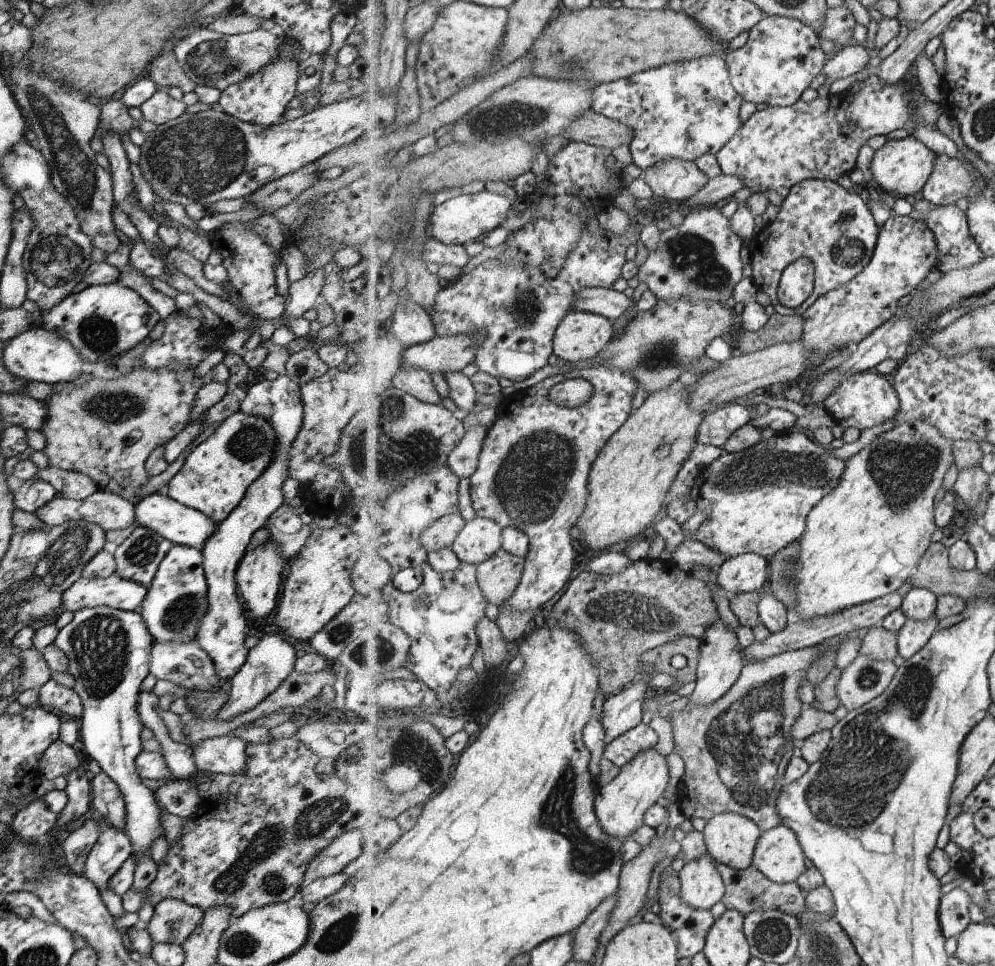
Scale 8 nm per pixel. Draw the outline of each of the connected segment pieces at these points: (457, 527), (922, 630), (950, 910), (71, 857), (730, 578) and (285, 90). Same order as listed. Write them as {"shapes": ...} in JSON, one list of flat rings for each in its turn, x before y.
{"shapes":[[[458,512,448,513,423,531,421,544,429,553,452,548,453,543,458,539,459,534,465,527,466,521,461,514]],[[938,615,927,620,907,619,905,626,898,632,900,655,909,660,931,640,939,626]],[[959,887,944,894,941,899,939,918,946,938,960,936,971,922,971,896]],[[87,819,76,830,71,830,68,836,60,841,63,858,67,866,66,870,71,874,81,874,85,857,90,848,96,843,100,835,100,828,95,819]],[[743,553,727,559,716,569,718,584,730,596,754,593,770,576,770,561,757,553]],[[283,43,278,48,278,55,258,71,244,76,239,82,230,84,220,91,217,110,239,119,252,122,263,128,283,121,281,113,286,110,285,104,295,97,295,81,297,80,298,49,289,43]]]}

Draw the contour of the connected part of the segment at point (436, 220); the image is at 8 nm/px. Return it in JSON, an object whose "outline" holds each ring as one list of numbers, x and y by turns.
{"outline":[[485,190,477,194,461,195,433,207,427,227,429,236,443,244,462,245,503,224,507,214,511,213,511,200,507,196]]}

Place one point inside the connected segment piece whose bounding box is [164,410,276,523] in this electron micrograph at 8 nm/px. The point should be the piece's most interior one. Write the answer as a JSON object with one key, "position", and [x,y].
{"position":[213,478]}

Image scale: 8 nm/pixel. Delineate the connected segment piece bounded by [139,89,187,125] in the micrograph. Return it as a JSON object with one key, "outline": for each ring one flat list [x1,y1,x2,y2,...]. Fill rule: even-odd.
{"outline":[[157,90,139,108,144,118,156,125,164,124,168,120,177,118,185,113,187,105,182,99,173,99,166,91]]}

